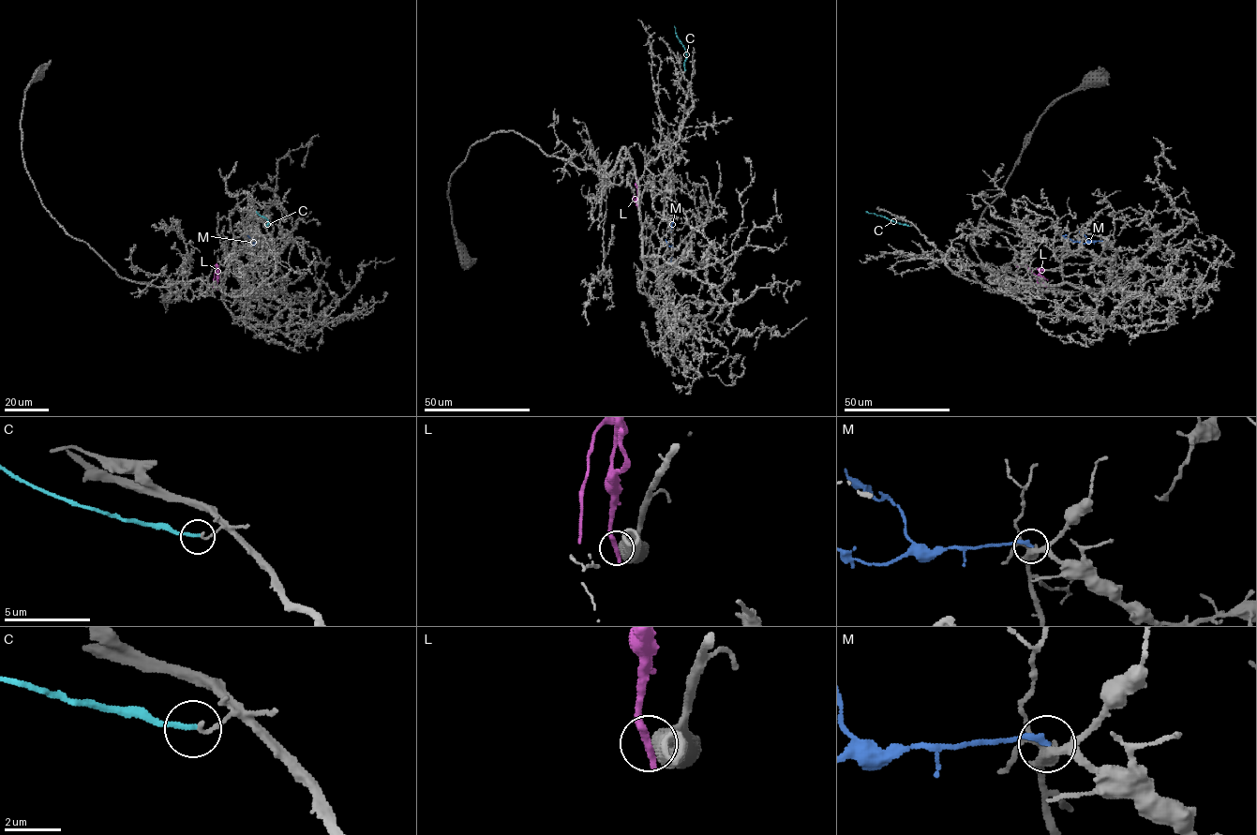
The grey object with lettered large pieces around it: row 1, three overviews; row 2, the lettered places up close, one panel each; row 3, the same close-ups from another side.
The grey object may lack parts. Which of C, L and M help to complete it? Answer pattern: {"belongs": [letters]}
{"belongs": []}

